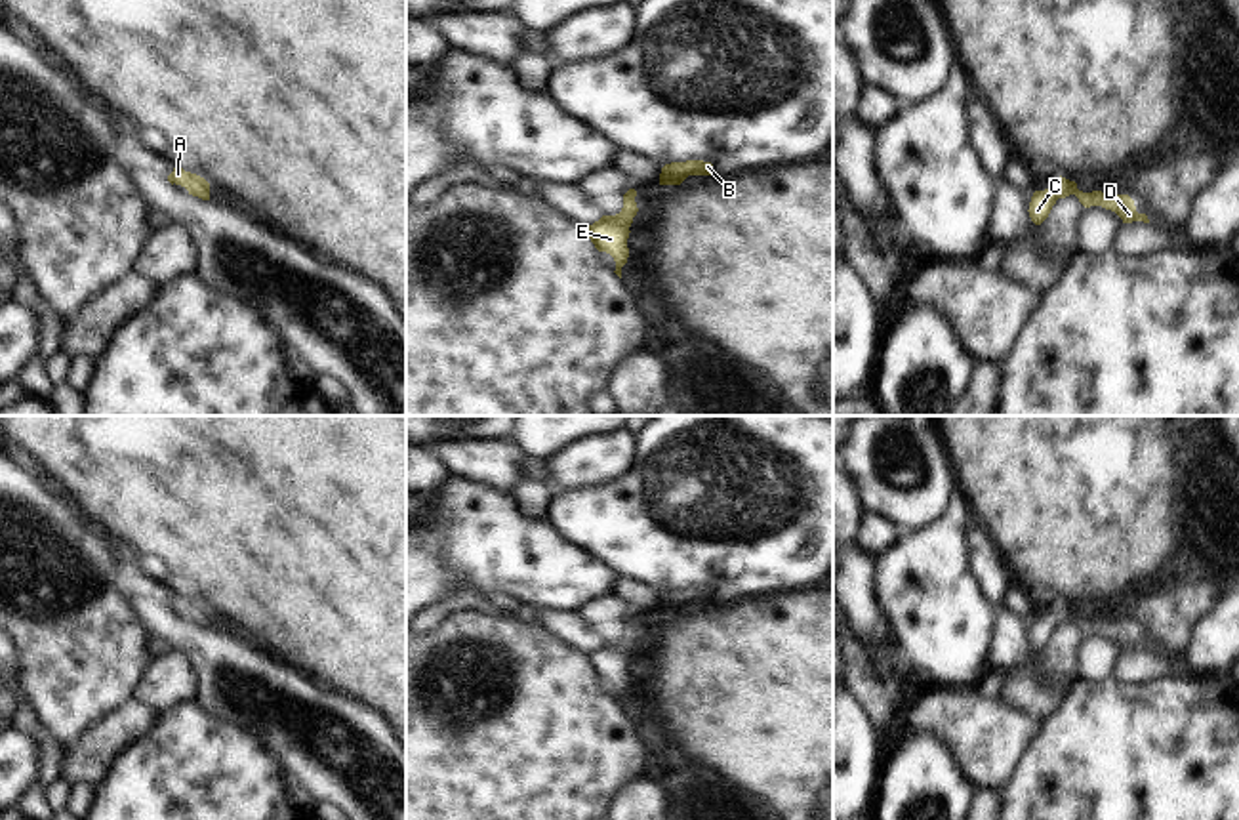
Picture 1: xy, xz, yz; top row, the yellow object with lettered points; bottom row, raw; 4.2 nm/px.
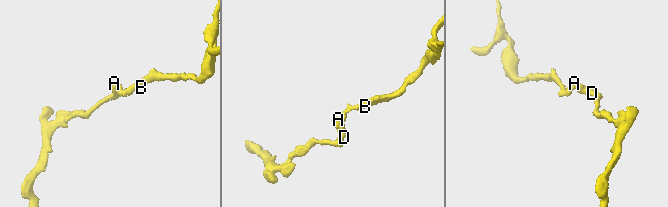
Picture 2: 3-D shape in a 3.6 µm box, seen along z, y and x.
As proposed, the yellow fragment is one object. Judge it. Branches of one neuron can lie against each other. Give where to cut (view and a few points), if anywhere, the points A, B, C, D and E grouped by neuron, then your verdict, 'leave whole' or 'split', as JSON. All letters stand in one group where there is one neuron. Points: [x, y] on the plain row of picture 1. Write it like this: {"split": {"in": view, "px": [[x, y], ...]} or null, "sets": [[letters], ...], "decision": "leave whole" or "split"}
{"split": null, "sets": [["A", "B", "C", "D", "E"]], "decision": "leave whole"}

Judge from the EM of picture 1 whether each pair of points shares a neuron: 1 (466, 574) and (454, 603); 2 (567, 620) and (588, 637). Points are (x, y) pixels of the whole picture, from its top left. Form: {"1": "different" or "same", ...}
{"1": "different", "2": "same"}

